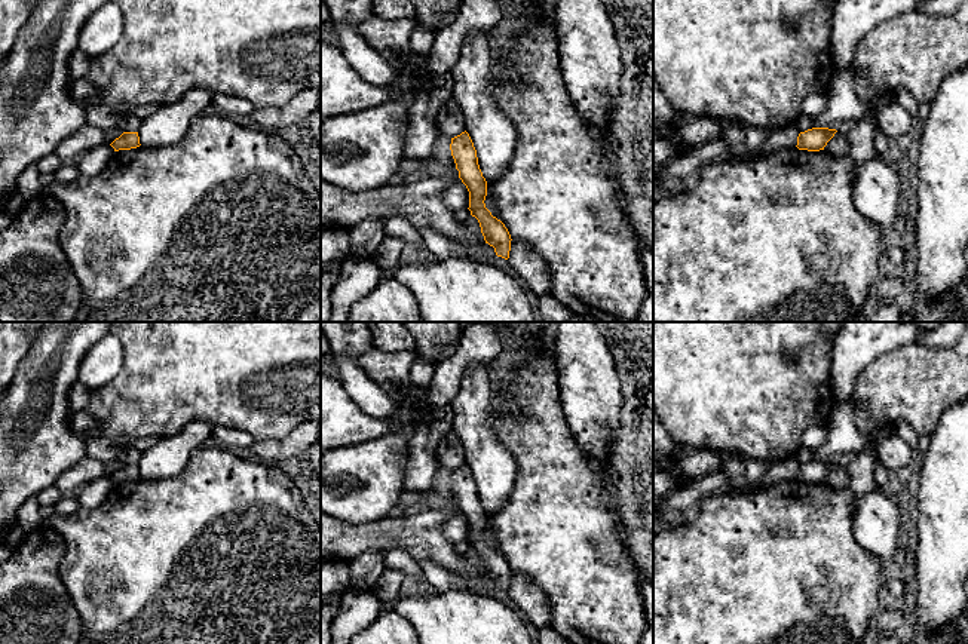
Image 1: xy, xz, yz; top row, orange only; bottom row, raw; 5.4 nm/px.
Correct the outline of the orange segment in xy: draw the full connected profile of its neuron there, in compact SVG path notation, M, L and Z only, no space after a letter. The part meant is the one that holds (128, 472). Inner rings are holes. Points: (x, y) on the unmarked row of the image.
M123 464L110 478L114 481L114 484L119 484L119 482L137 481L141 476L140 476L138 464Z

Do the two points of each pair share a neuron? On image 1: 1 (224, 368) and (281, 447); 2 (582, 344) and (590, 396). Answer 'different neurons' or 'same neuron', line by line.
1: different neurons
2: same neuron

